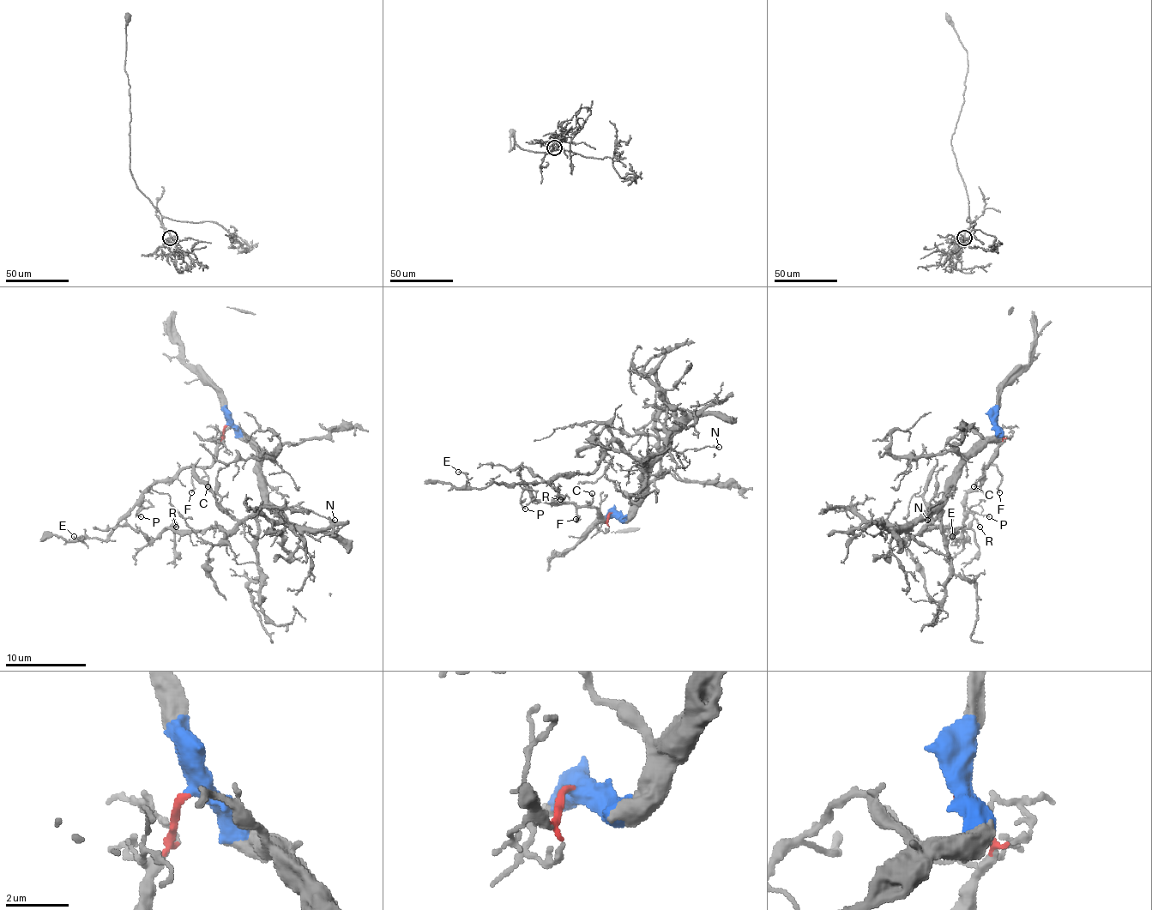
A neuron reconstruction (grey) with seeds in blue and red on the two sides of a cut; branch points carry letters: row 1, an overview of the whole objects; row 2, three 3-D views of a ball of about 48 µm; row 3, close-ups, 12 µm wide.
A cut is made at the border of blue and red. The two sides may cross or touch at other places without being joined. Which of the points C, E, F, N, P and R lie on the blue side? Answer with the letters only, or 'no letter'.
N, R

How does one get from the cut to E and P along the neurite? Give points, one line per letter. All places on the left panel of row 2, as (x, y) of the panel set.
E: (227, 426), (217, 458), (209, 467), (189, 467), (156, 480), (105, 539), (87, 538), (83, 541), (73, 535)
P: (227, 426), (217, 458), (209, 467), (180, 468), (154, 483), (142, 495), (135, 515), (140, 517)

